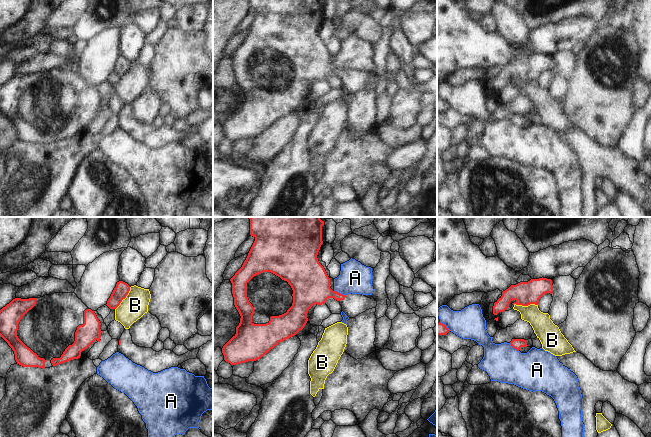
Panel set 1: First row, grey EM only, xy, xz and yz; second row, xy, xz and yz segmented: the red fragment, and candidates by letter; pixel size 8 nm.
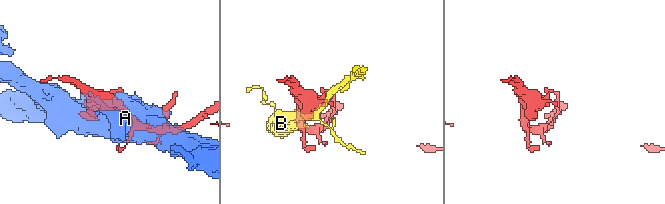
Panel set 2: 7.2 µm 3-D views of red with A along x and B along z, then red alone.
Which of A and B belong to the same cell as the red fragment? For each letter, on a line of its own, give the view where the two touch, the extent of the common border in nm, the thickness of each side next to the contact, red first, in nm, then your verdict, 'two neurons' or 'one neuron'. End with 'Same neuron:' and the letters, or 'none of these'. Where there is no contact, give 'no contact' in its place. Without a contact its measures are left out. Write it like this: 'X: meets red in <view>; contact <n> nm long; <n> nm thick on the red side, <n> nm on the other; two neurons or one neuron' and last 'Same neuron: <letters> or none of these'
A: meets red in xz; contact 100 nm long; 300 nm thick on the red side, 240 nm on the other; two neurons
B: meets red in yz; contact 200 nm long; 190 nm thick on the red side, 170 nm on the other; two neurons
Same neuron: none of these

